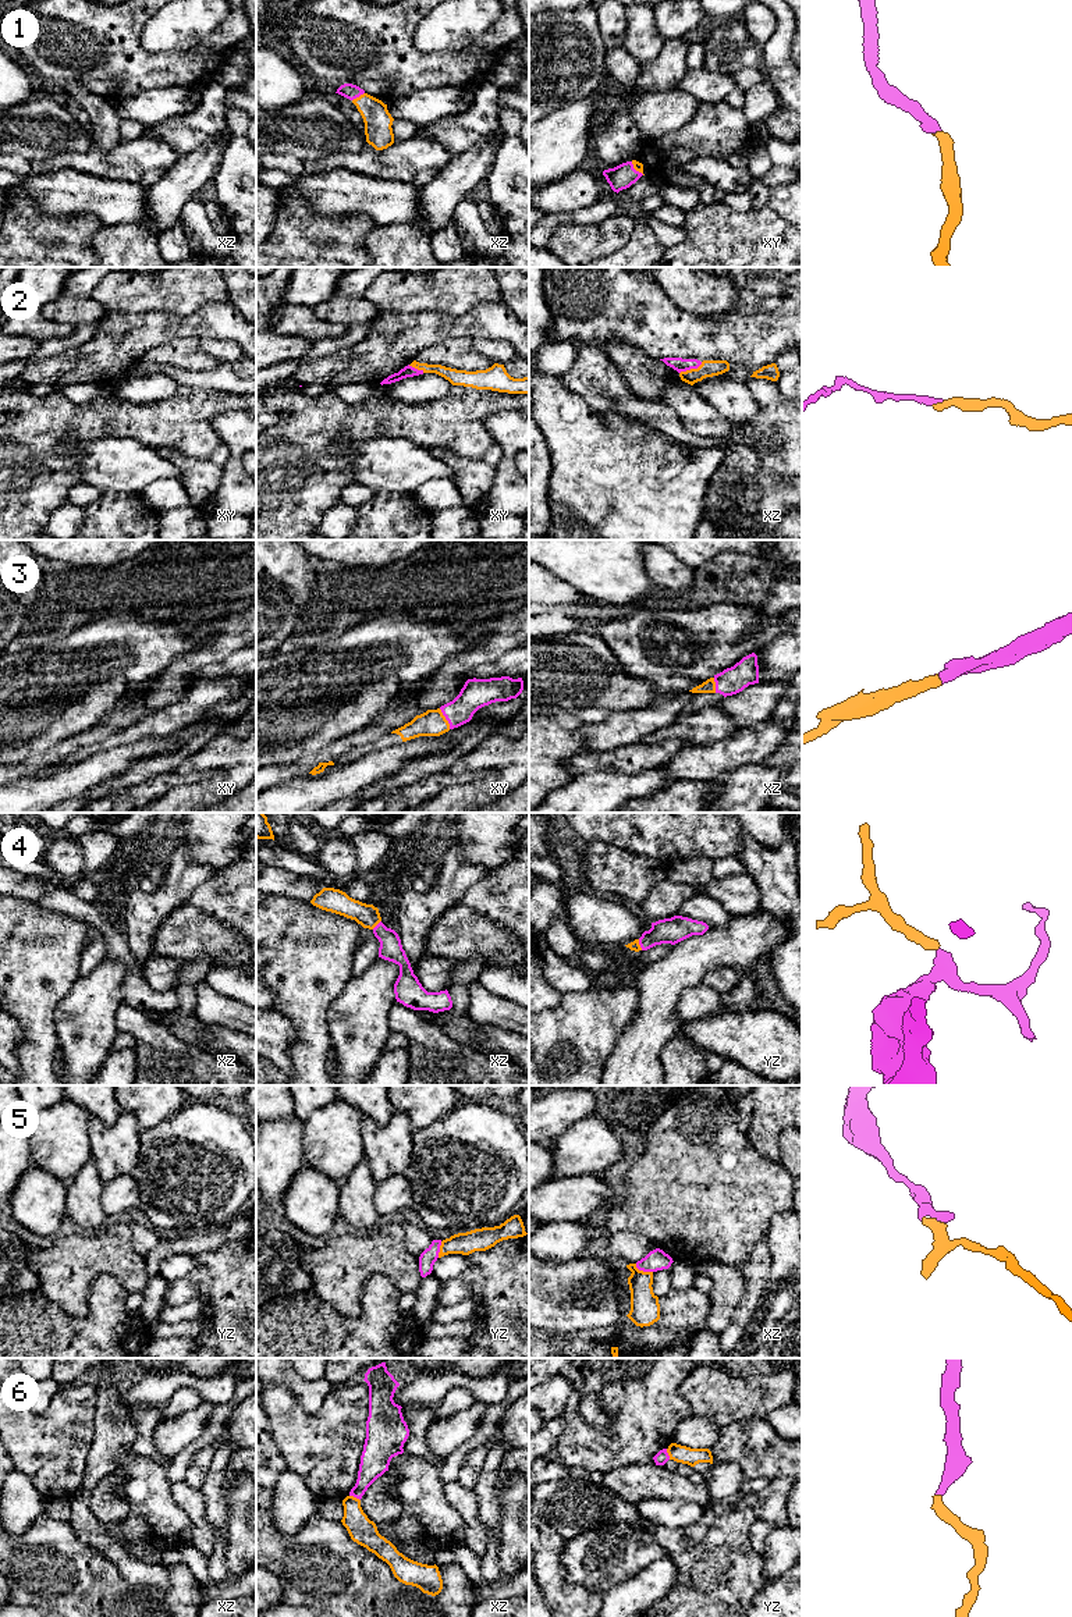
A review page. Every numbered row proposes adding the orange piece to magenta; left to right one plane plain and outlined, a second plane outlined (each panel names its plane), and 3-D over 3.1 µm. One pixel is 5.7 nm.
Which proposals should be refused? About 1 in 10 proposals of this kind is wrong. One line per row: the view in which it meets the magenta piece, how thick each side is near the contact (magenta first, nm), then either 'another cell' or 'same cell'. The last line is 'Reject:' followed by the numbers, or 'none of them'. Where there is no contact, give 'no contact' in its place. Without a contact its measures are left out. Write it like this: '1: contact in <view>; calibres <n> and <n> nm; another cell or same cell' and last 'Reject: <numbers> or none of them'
1: contact in xz; calibres 90 and 160 nm; same cell
2: contact in xz; calibres 80 and 100 nm; same cell
3: contact in xy; calibres 170 and 150 nm; same cell
4: contact in yz; calibres 150 and 50 nm; same cell
5: contact in xz; calibres 120 and 180 nm; same cell
6: contact in xz; calibres 170 and 150 nm; same cell
Reject: none of them

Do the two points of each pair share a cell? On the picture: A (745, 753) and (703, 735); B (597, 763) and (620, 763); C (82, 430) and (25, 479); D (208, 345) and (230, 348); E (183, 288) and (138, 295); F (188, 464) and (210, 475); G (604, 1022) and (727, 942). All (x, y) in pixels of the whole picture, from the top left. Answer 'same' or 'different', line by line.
A: different
B: same
C: same
D: same
E: same
F: same
G: different

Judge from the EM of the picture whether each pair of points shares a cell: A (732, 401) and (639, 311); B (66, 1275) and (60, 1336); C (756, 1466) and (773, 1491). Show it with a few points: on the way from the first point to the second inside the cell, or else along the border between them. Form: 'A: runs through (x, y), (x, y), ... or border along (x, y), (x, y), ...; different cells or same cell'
A: border along (714, 376), (744, 383); different cells
B: border along (42, 1290), (68, 1314), (89, 1314); different cells
C: border along (787, 1477), (778, 1477), (770, 1482); different cells

